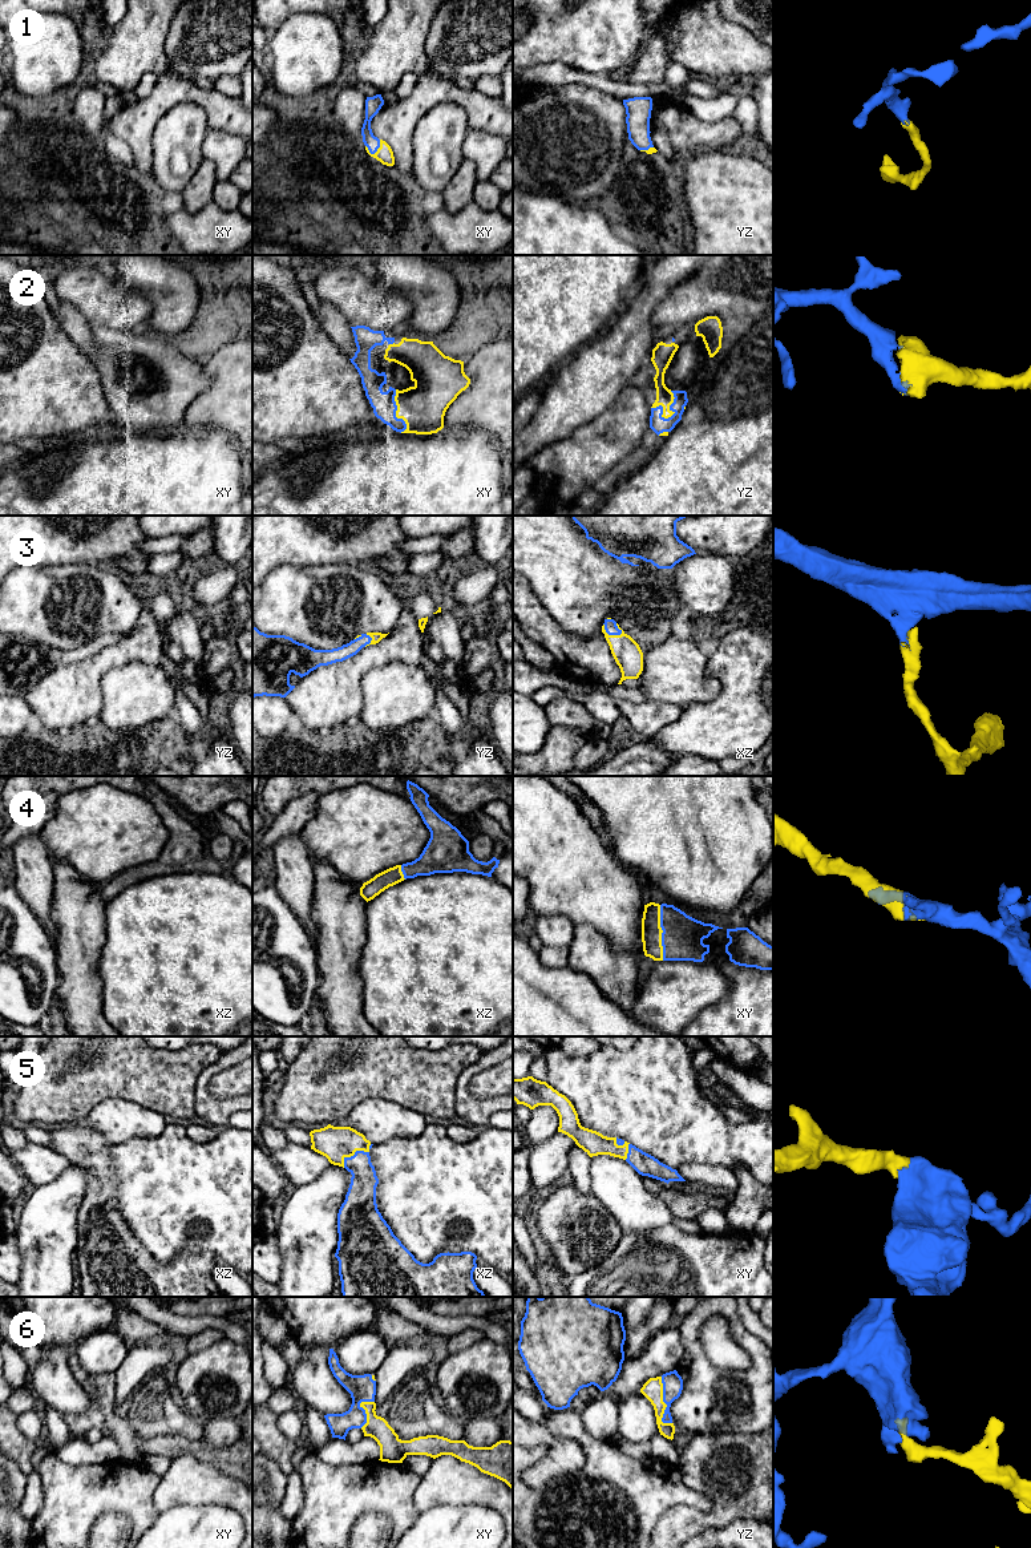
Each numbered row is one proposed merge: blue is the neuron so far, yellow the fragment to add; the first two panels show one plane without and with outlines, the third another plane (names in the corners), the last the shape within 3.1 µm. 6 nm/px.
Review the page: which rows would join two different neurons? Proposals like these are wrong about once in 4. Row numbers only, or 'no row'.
no row

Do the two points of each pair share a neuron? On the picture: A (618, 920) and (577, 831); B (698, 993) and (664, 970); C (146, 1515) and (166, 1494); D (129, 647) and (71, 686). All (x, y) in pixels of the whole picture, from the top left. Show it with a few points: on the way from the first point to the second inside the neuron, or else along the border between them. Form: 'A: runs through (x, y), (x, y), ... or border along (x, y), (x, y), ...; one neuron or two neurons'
A: runs through (603, 897), (577, 870), (577, 853); one neuron
B: runs through (690, 987), (682, 987), (672, 978); one neuron
C: border along (162, 1476), (153, 1495), (153, 1504), (158, 1511); two neurons
D: runs through (114, 655), (106, 658), (85, 677); one neuron

